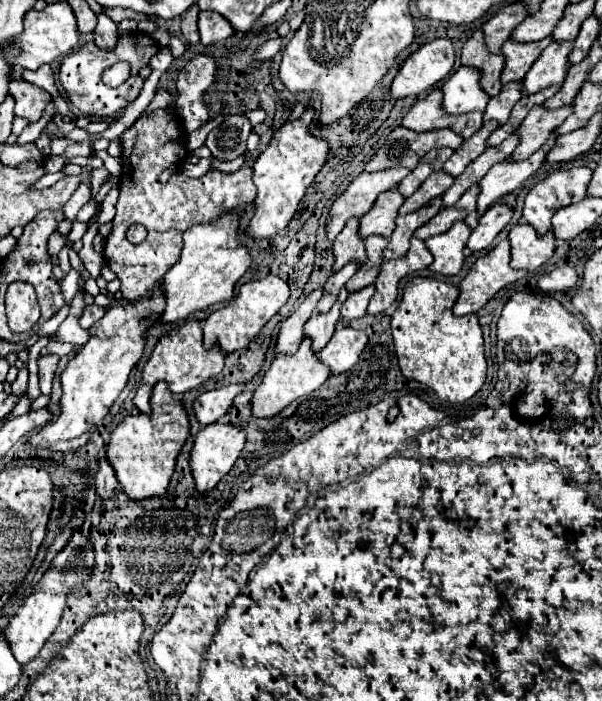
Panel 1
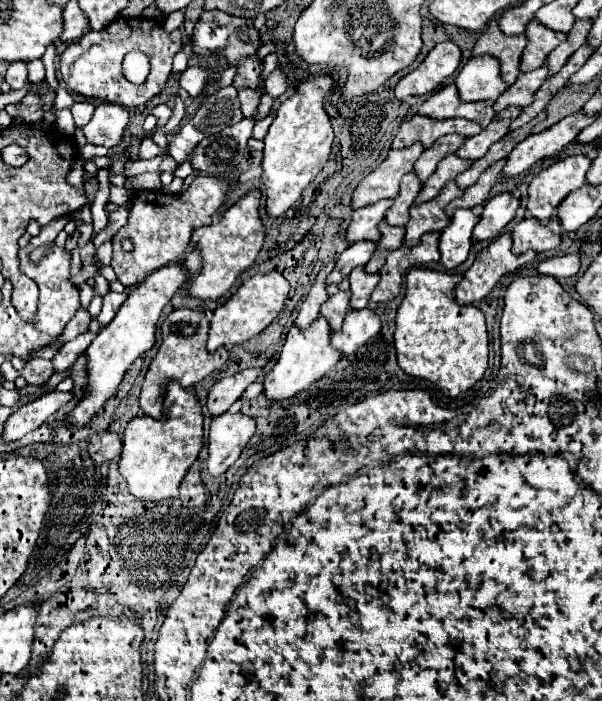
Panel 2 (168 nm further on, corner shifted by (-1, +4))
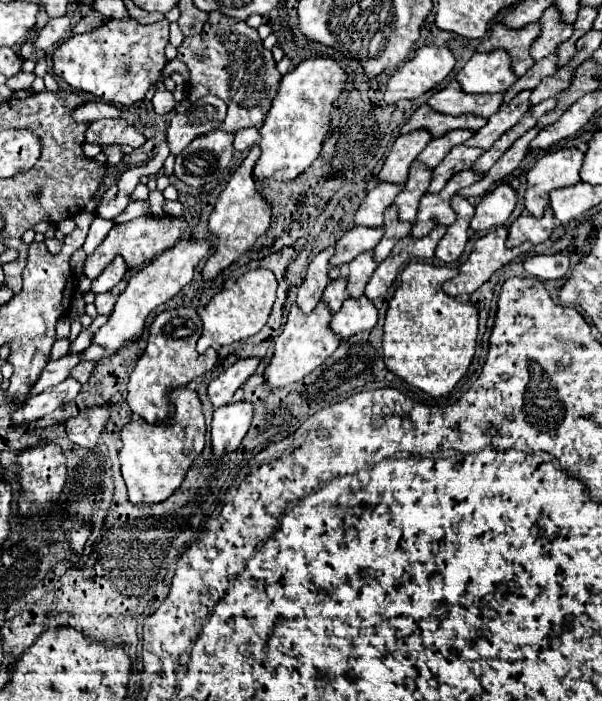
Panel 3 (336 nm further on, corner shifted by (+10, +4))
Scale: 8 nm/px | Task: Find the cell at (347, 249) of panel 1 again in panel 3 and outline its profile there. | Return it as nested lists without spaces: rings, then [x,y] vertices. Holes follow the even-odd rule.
[[[379,183],[375,189],[371,189],[359,209],[355,211],[355,225],[363,227],[381,227],[383,225],[383,211],[393,203],[395,195],[401,191],[399,185]]]

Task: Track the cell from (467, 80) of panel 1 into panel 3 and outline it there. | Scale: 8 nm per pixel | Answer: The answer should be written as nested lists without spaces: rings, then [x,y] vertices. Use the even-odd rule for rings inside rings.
[[[503,49],[491,53],[475,53],[455,75],[465,93],[505,93],[517,77],[511,71],[509,55]]]

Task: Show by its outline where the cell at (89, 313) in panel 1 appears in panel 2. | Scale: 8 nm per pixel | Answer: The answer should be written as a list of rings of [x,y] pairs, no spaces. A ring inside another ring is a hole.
[[[108,290],[106,297],[102,298],[102,311],[100,311],[100,315],[98,315],[96,319],[98,319],[102,325],[108,325],[108,323],[114,319],[116,311],[118,311],[127,297],[128,293],[116,293]]]

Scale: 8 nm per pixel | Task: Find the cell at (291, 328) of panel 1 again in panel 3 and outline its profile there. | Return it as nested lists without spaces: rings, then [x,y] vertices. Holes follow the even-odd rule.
[[[327,247],[323,249],[311,263],[309,263],[309,269],[307,269],[307,277],[303,281],[303,285],[299,287],[299,293],[297,293],[297,305],[299,309],[309,315],[315,305],[321,301],[321,293],[323,289],[327,287],[329,283],[329,277],[327,277],[327,271],[329,271],[329,259],[333,255],[333,249],[335,247]]]

